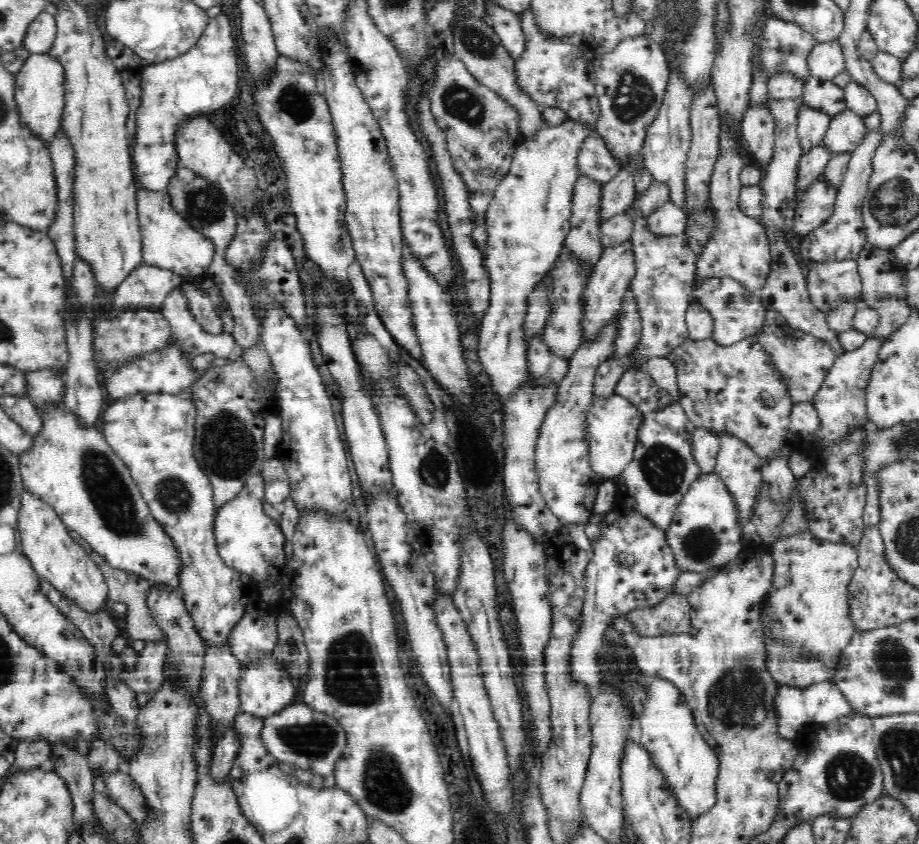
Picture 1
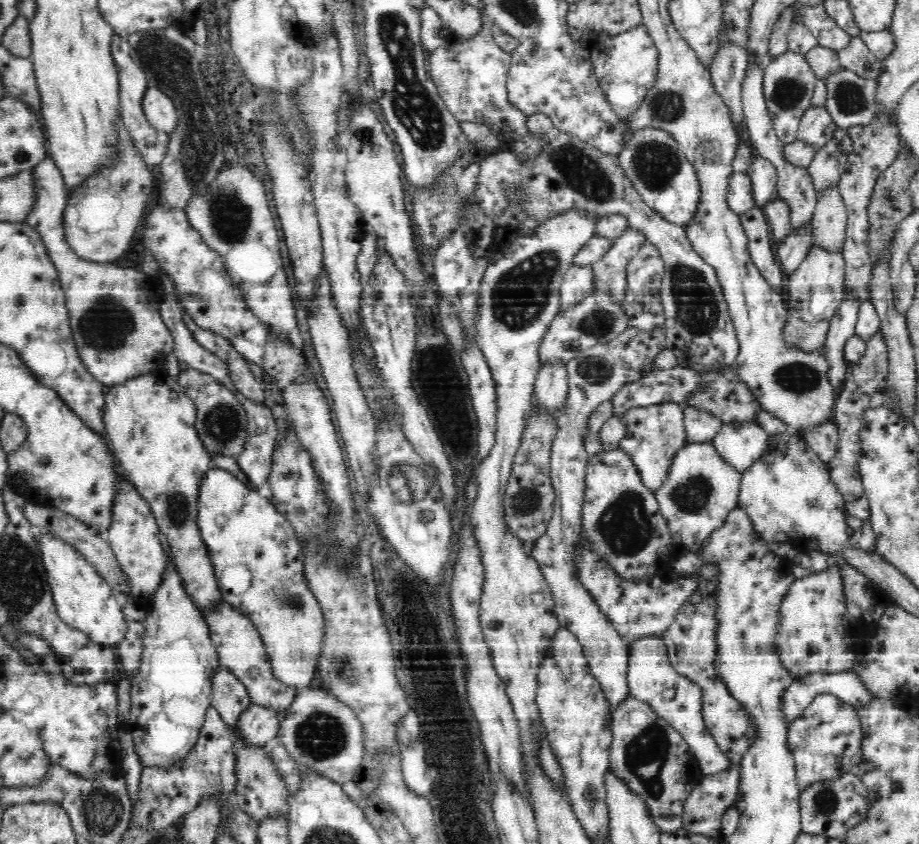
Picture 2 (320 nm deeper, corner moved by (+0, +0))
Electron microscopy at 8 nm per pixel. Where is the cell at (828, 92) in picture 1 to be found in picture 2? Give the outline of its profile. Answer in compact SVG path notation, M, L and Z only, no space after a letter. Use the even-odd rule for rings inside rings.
M825 104L810 105L802 115L800 124L798 139L807 140L810 144L815 144L818 149L834 136L835 129L839 127L833 121Z

